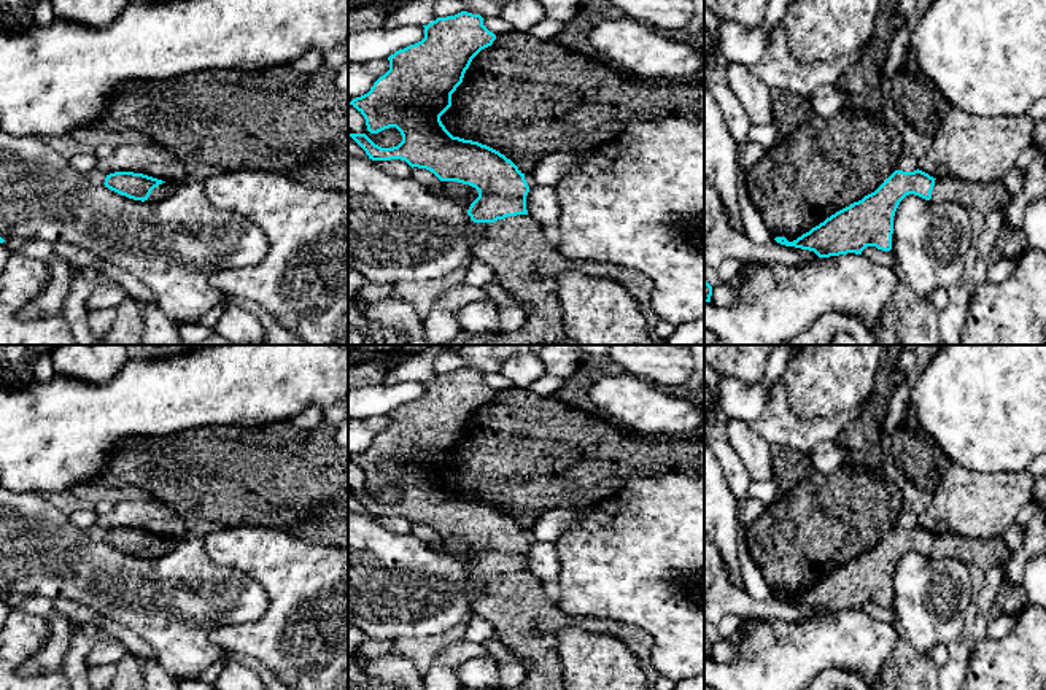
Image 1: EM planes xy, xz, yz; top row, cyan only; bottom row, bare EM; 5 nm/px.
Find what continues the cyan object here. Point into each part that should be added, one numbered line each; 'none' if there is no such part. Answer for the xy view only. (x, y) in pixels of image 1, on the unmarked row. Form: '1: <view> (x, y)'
1: xy (164, 546)

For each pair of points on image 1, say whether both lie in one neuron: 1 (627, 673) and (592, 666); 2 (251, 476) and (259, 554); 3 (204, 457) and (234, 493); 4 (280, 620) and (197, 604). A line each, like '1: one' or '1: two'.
1: one
2: two
3: one
4: two

